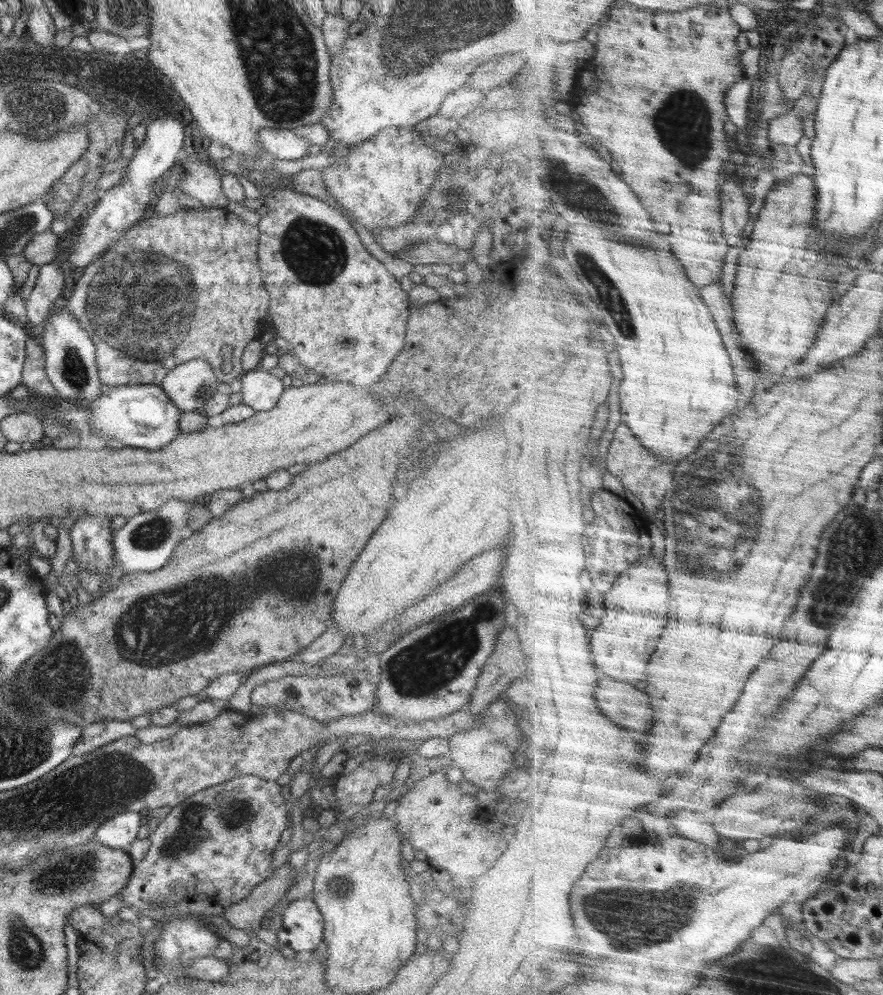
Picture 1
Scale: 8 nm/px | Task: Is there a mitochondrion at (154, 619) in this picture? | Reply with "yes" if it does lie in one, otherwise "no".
yes

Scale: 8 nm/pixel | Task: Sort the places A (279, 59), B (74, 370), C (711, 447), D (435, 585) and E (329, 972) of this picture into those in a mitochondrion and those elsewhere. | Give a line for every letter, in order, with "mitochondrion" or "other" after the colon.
A: mitochondrion
B: mitochondrion
C: mitochondrion
D: other
E: other

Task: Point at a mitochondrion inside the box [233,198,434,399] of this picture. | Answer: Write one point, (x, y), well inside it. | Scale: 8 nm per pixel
(317, 254)

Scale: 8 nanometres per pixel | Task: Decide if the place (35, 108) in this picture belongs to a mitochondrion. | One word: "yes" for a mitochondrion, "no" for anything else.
yes

